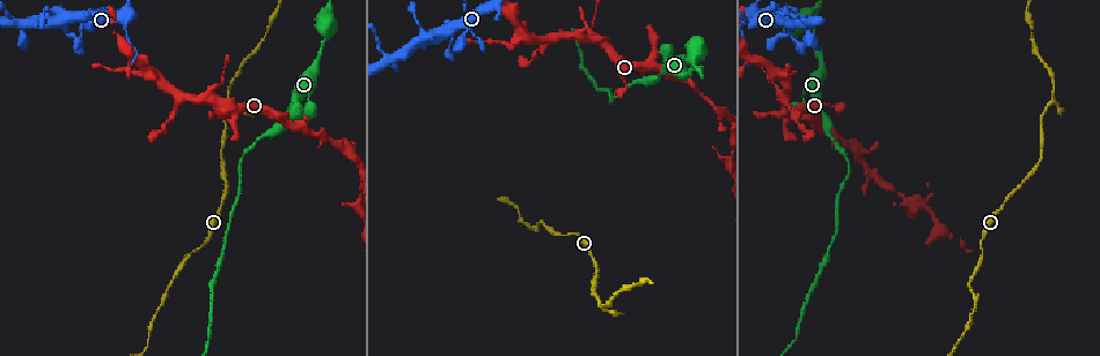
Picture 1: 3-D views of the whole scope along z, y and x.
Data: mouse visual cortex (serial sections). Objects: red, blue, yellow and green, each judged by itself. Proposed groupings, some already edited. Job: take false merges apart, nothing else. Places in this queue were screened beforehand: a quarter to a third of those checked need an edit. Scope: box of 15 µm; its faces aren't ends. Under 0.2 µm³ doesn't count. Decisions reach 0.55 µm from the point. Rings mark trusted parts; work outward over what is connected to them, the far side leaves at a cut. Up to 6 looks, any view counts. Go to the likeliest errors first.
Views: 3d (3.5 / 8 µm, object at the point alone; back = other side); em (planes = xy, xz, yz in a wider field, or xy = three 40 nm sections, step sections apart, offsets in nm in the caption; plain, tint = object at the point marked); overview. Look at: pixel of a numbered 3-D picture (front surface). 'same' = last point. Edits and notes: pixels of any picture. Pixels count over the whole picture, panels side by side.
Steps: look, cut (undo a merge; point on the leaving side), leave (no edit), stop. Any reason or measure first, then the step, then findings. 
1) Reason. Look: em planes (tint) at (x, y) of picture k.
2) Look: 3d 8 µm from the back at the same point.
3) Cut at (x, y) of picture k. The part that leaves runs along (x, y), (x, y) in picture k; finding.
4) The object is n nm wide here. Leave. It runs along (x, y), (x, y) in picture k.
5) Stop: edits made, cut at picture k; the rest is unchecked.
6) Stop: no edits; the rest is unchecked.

Sharp bend. Look: 3d 8 µm from the back at (330, 7) of picture 1.

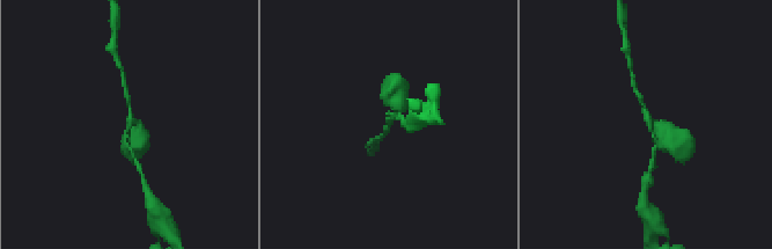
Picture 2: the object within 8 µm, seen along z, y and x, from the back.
Zoom in. Look: 3d 3.5 µm at (649, 124) of picture 2.

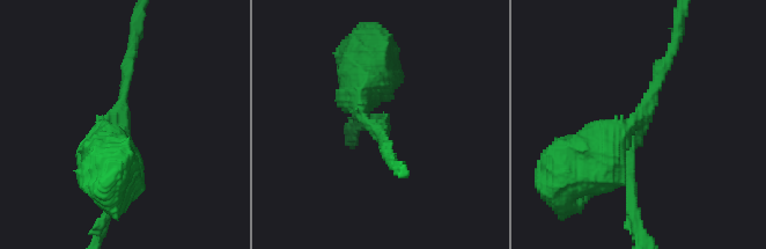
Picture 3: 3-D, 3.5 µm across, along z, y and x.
3 arms meet here; the arms are 150, 150, 600 nm wide; shape alone is not enough. Look: em xy step 1 (tint) at (121, 125) of picture 3.

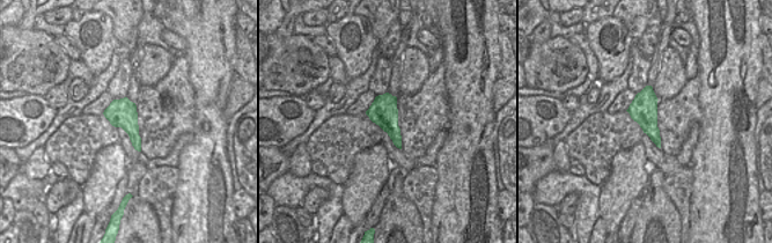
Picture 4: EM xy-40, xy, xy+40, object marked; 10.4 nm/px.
Leave. It runs along (631, 197), (639, 123), (589, 161) in picture 3; all the same cell.

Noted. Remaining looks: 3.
A narrow waist. Look: 3d 3.5 µm at (1053, 89) of picture 1.

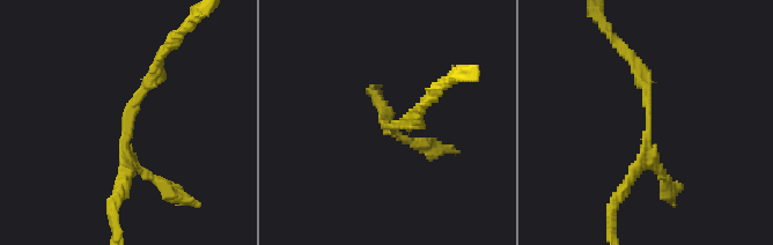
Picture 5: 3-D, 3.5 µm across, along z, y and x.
The arms are 150, 200 nm wide. Look: em xy step 5 (tint) at (649, 126) of picture 5.

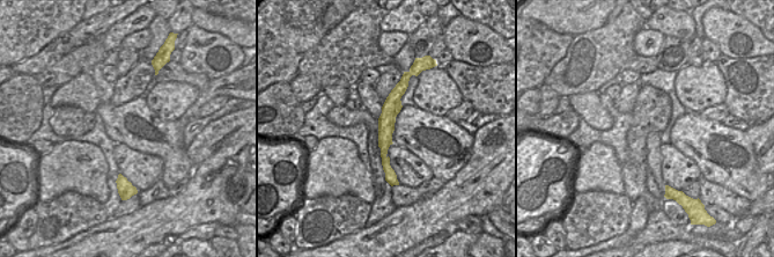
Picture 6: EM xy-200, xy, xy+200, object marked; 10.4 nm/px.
Leave. It runs along (119, 195), (127, 110), (159, 60) in picture 5; all the same cell.

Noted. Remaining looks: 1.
Stop: no edits; the rest is unchecked.

